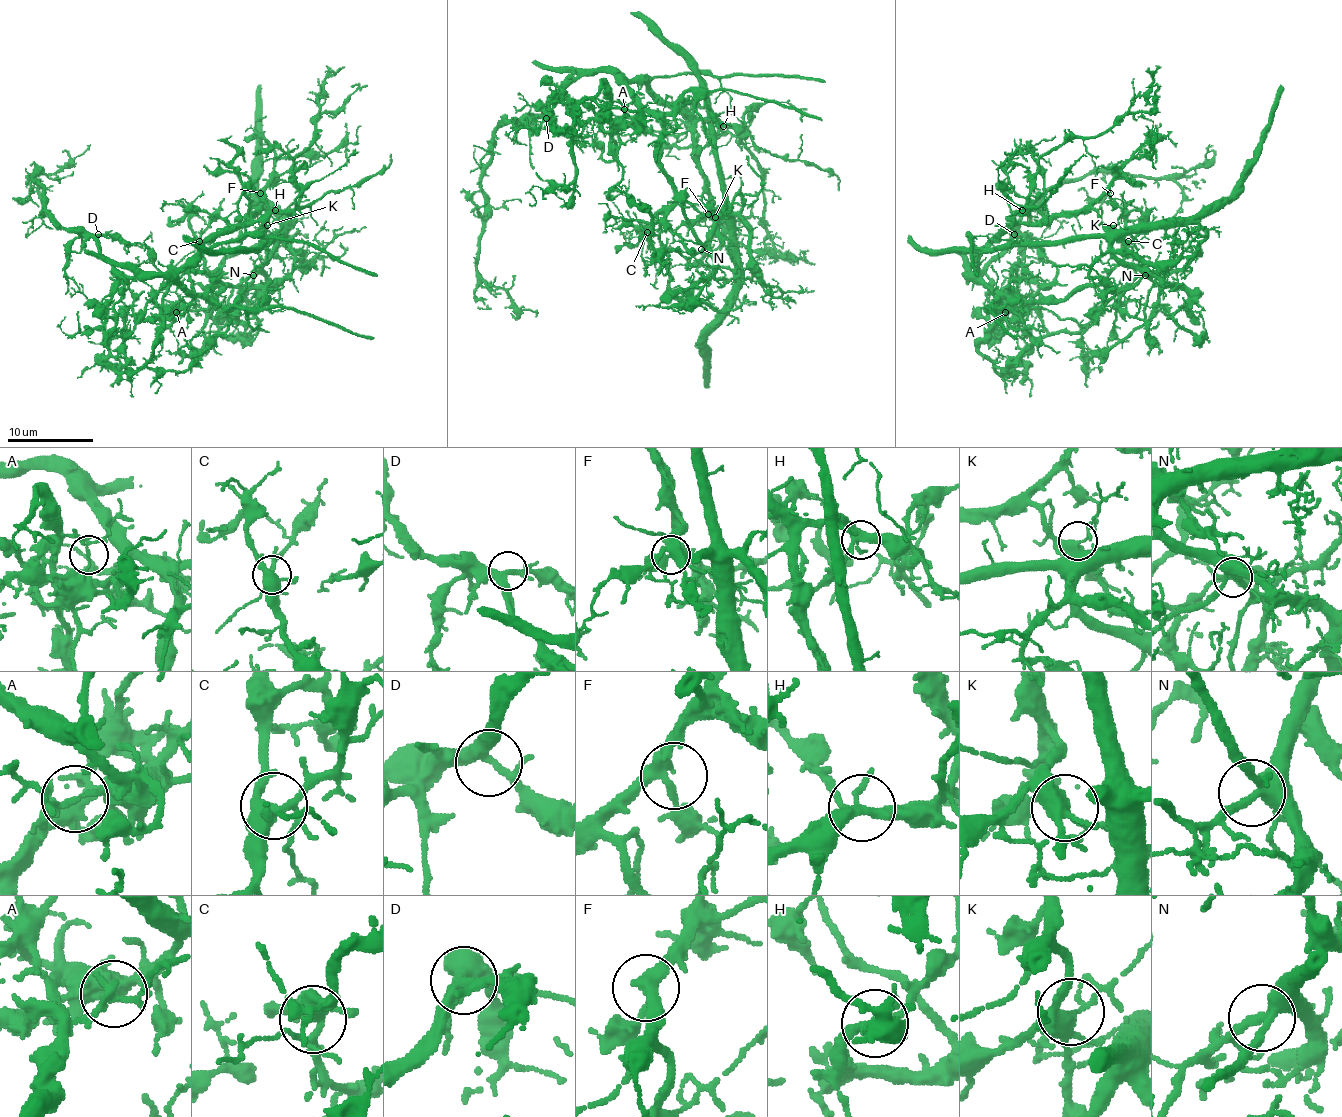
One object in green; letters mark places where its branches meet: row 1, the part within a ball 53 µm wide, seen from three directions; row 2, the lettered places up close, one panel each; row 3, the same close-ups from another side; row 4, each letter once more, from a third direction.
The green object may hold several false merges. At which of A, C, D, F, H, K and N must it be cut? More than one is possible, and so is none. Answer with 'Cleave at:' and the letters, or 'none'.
Cleave at: A, K

